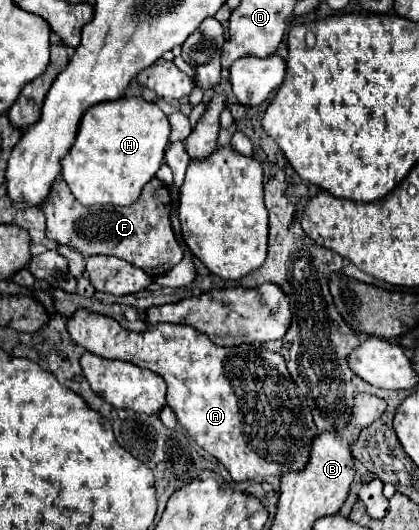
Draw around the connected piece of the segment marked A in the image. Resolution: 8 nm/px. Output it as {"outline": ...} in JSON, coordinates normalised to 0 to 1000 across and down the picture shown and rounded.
{"outline":[[[205,583],[181,587],[162,602],[162,625],[167,636],[205,662],[220,662],[253,677],[305,681],[377,704],[401,726],[396,764],[420,779],[425,798],[482,847],[492,847],[544,885],[558,908],[673,896],[683,889],[716,889],[735,874],[740,836],[754,825],[759,809],[745,794],[745,779],[730,753],[716,753],[711,745],[711,726],[692,711],[673,670],[635,662],[616,651],[525,655],[453,613],[382,609],[353,613],[339,628],[320,628],[296,621],[277,602]]]}

